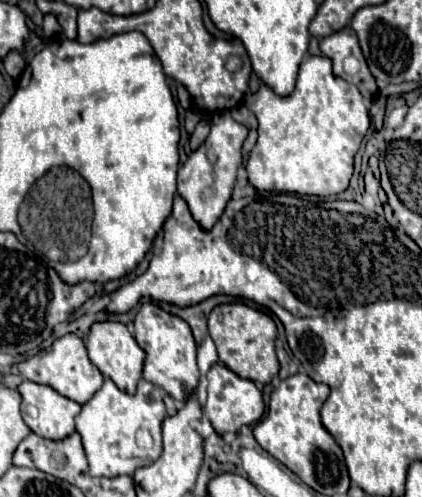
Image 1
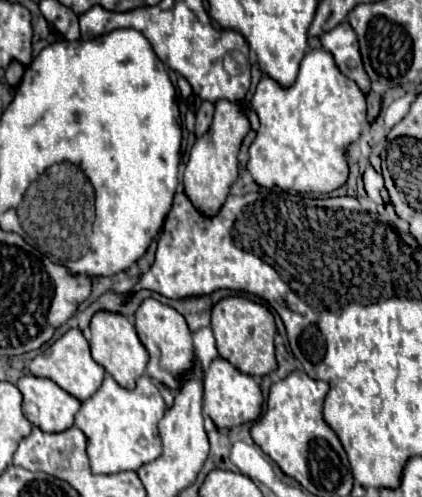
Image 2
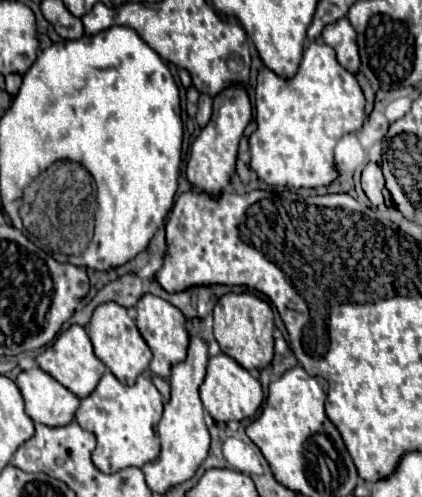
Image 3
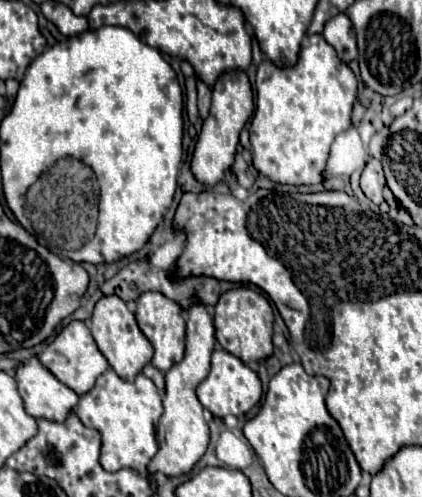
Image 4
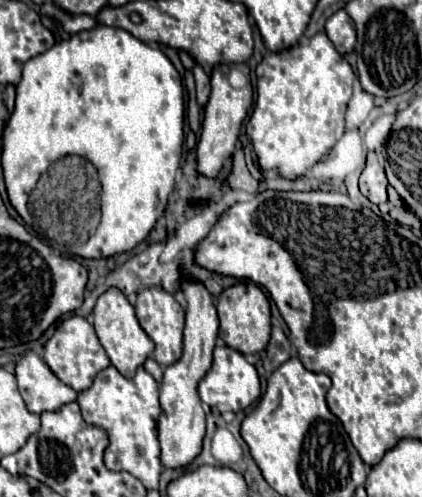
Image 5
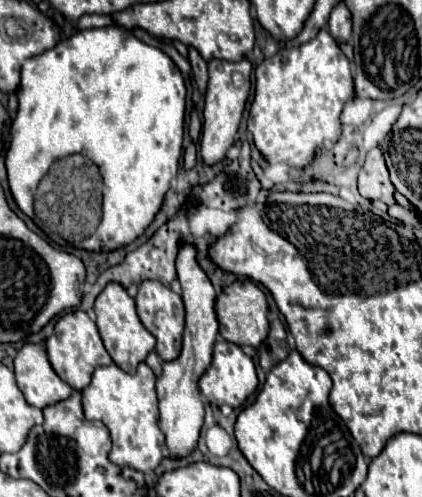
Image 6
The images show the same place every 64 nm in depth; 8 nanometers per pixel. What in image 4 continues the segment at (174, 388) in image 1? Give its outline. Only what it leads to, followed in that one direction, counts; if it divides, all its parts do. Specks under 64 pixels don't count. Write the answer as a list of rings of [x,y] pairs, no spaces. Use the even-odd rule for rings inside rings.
[[[142,292],[138,296],[138,308],[136,308],[136,320],[138,320],[138,326],[140,330],[146,334],[146,338],[152,342],[154,346],[154,358],[152,358],[152,364],[166,372],[172,364],[180,362],[182,356],[184,356],[184,330],[186,330],[186,324],[184,324],[184,312],[180,308],[180,304],[176,304],[174,300],[166,298],[164,294],[160,292]]]

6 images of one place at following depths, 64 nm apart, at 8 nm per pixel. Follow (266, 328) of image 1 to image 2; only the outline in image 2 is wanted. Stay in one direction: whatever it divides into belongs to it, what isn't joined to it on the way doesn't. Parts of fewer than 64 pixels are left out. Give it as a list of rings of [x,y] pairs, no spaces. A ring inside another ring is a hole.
[[[228,296],[214,304],[212,310],[212,332],[216,336],[216,346],[222,358],[232,362],[240,372],[264,376],[276,368],[274,358],[274,334],[276,324],[272,312],[250,298],[244,296]]]

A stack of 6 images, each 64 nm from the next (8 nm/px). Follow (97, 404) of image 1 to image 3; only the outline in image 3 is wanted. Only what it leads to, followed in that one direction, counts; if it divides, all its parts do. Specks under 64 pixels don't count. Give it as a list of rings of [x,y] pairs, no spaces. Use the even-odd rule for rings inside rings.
[[[106,370],[106,374],[100,378],[94,392],[80,400],[80,408],[76,410],[76,422],[84,430],[96,434],[98,444],[92,454],[92,460],[96,468],[106,474],[118,472],[128,466],[142,466],[158,456],[160,442],[154,428],[160,416],[162,394],[146,376],[138,376],[134,386],[126,386],[110,370]]]

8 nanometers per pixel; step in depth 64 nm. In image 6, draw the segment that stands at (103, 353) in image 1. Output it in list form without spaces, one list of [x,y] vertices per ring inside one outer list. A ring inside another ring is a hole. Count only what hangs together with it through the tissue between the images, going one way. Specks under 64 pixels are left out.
[[[108,282],[106,288],[98,294],[98,298],[94,302],[94,310],[96,310],[96,324],[100,330],[100,336],[104,340],[108,354],[112,356],[114,364],[124,368],[126,372],[134,372],[138,362],[146,360],[148,352],[156,344],[156,338],[144,328],[144,324],[140,324],[134,298],[126,292],[126,288],[122,284]]]

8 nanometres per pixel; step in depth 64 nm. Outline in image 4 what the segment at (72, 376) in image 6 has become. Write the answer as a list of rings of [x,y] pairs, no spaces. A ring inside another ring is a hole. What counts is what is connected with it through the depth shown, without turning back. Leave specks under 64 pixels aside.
[[[74,320],[68,326],[64,326],[60,330],[60,334],[56,334],[56,338],[46,346],[46,350],[38,358],[62,384],[72,388],[76,394],[88,392],[94,386],[96,378],[108,368],[108,360],[98,350],[98,346],[92,338],[92,332],[80,320]]]

